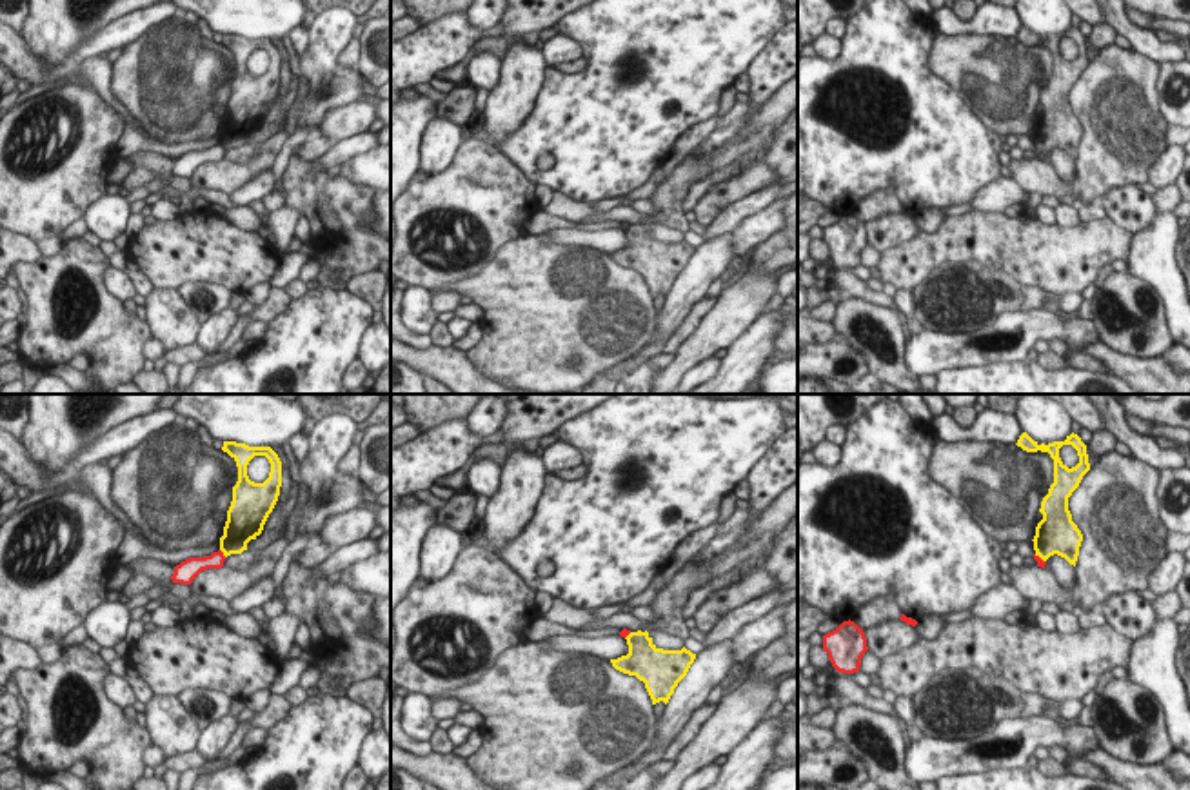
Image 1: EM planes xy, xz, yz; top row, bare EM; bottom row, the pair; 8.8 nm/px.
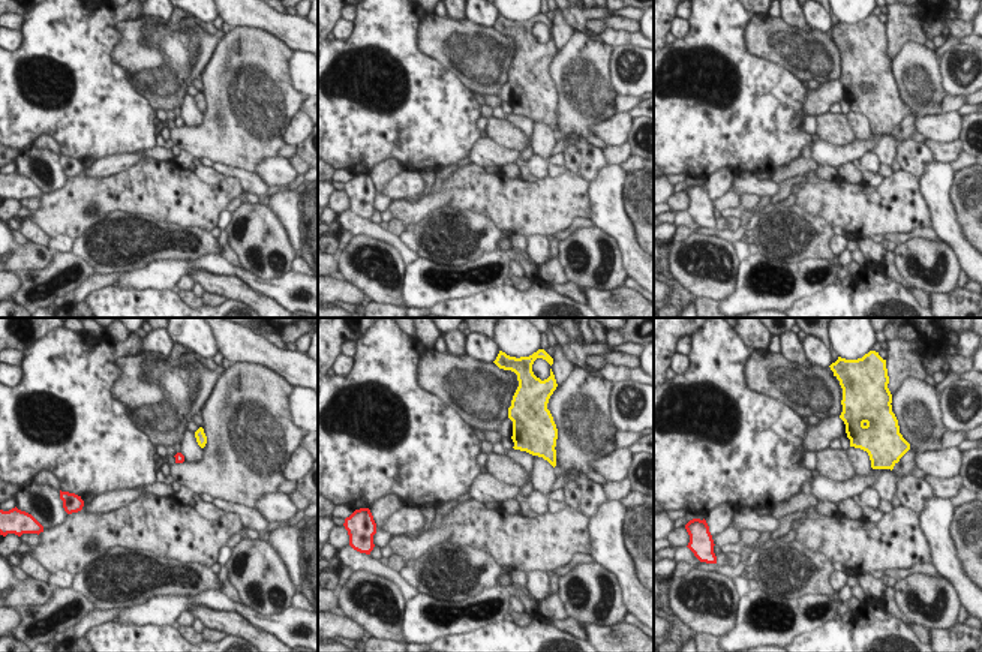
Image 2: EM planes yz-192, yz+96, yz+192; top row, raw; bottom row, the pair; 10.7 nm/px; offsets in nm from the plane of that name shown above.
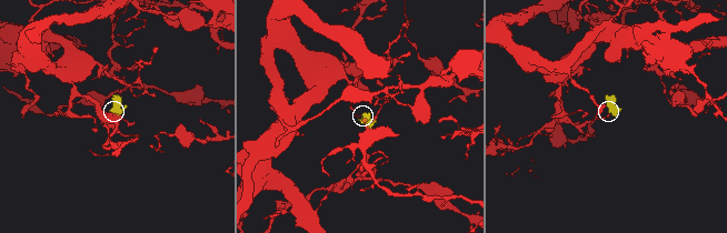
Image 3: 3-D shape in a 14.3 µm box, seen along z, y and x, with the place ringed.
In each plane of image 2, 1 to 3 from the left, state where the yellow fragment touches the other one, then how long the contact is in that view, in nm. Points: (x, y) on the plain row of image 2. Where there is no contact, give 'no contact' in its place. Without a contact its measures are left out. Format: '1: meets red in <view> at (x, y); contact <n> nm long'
1: no contact
2: no contact
3: no contact

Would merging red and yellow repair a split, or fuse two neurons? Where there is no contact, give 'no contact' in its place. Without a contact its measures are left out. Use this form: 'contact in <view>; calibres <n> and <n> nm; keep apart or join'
contact in xy; calibres 140 and 280 nm; keep apart

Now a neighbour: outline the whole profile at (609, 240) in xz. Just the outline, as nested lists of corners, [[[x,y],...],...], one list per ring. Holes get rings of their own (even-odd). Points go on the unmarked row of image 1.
[[[554,229],[552,242],[560,245],[592,247],[601,252],[618,252],[629,247],[627,232],[621,229],[585,231],[585,229]]]

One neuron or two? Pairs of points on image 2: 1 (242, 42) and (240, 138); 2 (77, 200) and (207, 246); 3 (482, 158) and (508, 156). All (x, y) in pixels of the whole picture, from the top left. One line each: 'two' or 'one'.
1: one
2: two
3: one

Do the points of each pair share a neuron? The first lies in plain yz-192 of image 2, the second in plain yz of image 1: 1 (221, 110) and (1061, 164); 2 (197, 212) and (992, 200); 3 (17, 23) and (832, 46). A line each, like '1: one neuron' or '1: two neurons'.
1: two neurons
2: two neurons
3: two neurons

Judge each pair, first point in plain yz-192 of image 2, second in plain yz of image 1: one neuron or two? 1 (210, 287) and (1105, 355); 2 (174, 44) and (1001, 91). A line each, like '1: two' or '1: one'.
1: one
2: one

